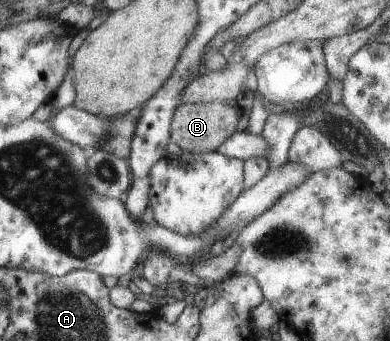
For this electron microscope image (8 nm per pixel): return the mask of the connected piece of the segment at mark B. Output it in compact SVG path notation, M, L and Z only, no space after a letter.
M220 101L207 103L180 103L173 112L169 142L174 142L184 153L199 155L216 151L217 148L236 130L240 111Z

